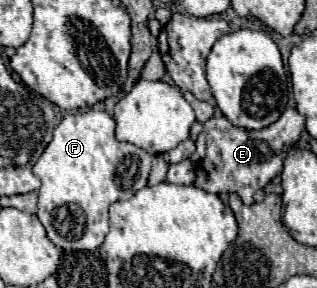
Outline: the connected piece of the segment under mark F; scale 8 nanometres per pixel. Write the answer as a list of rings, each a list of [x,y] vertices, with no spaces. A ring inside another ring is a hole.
[[[106,111],[68,113],[34,165],[34,175],[42,179],[36,215],[48,239],[64,251],[96,251],[108,233],[108,207],[148,185],[152,155],[116,141],[114,129],[116,121]]]

